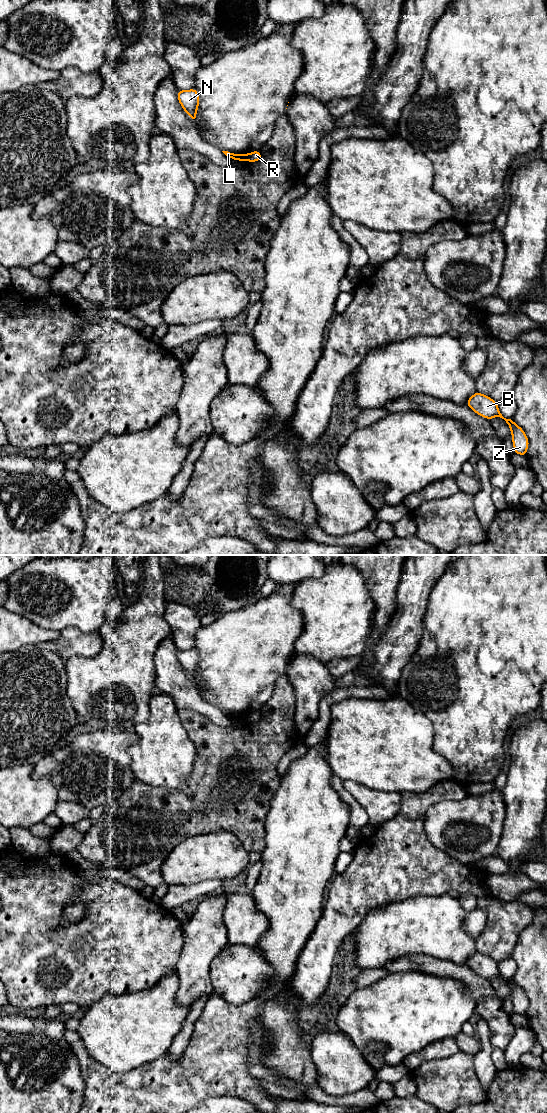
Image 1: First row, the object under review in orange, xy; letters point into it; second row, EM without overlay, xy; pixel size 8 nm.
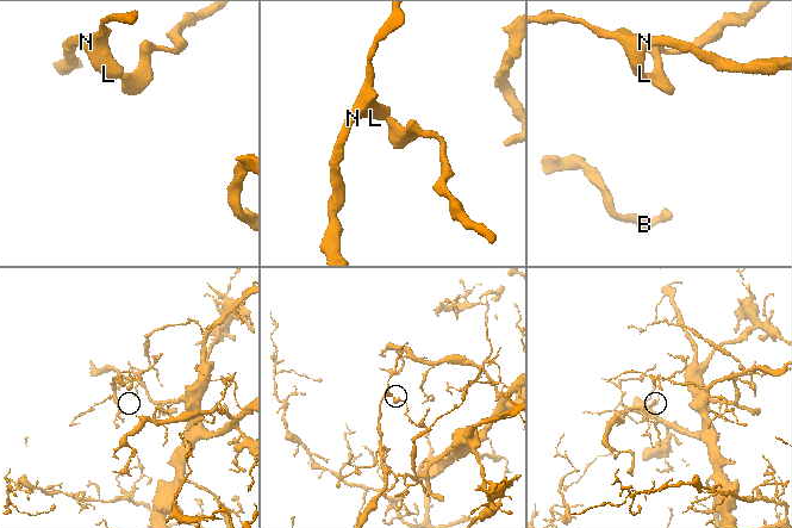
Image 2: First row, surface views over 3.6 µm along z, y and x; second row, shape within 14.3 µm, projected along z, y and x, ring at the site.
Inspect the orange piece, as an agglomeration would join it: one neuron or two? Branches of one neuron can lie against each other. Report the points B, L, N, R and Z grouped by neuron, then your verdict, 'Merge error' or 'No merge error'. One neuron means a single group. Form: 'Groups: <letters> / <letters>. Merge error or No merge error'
Groups: B L N Z / R. Merge error

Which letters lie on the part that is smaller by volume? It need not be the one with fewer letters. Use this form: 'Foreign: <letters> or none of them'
Foreign: R

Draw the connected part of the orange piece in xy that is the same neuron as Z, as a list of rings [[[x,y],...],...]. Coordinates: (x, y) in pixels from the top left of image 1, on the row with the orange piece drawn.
[[[476,392],[465,404],[469,406],[476,414],[488,420],[491,420],[494,417],[504,419],[511,430],[514,453],[526,457],[529,440],[524,430],[519,427],[515,421],[506,419],[502,416],[496,401],[480,392]]]

